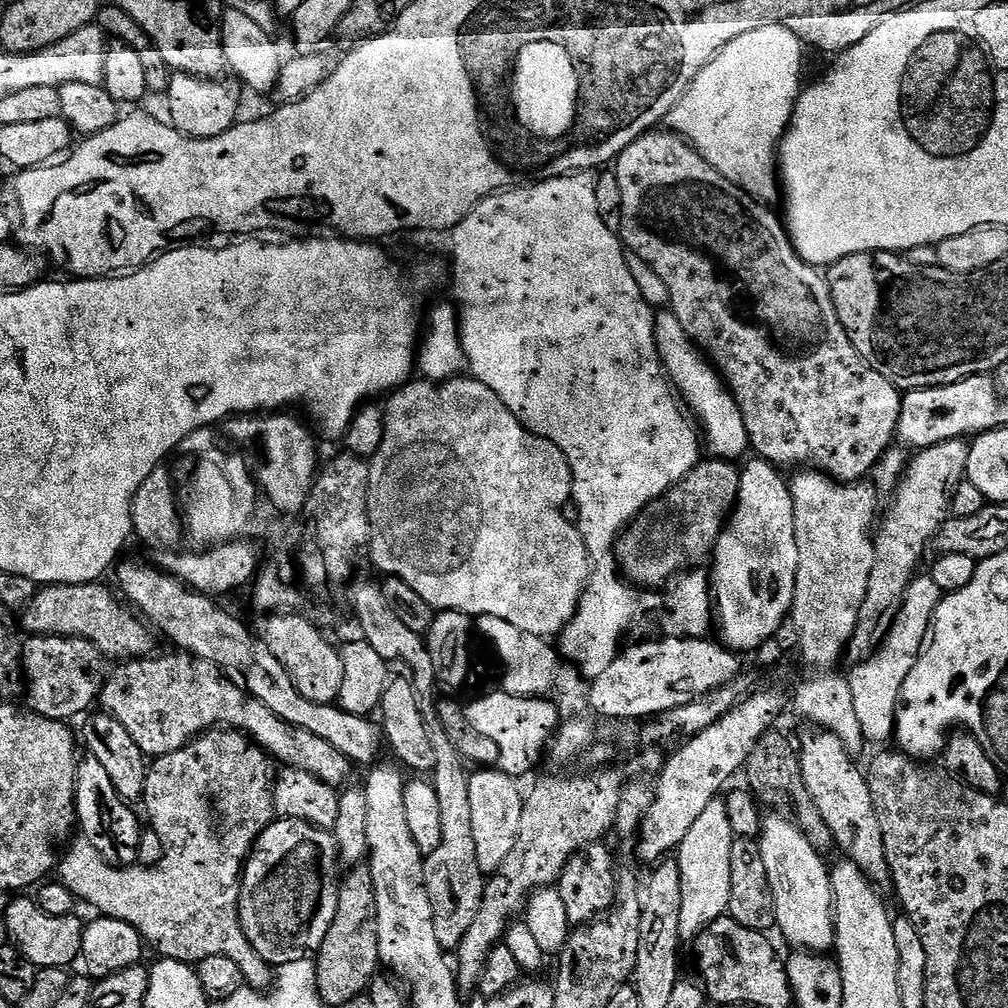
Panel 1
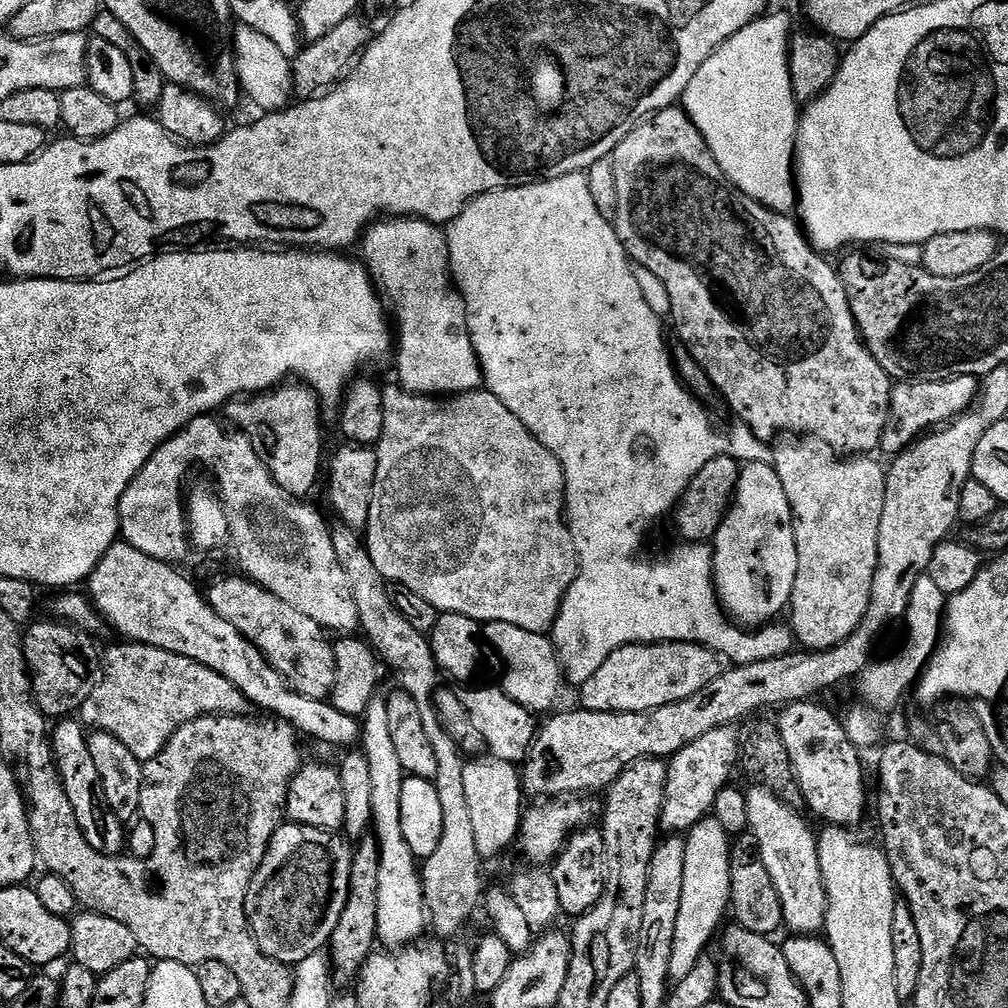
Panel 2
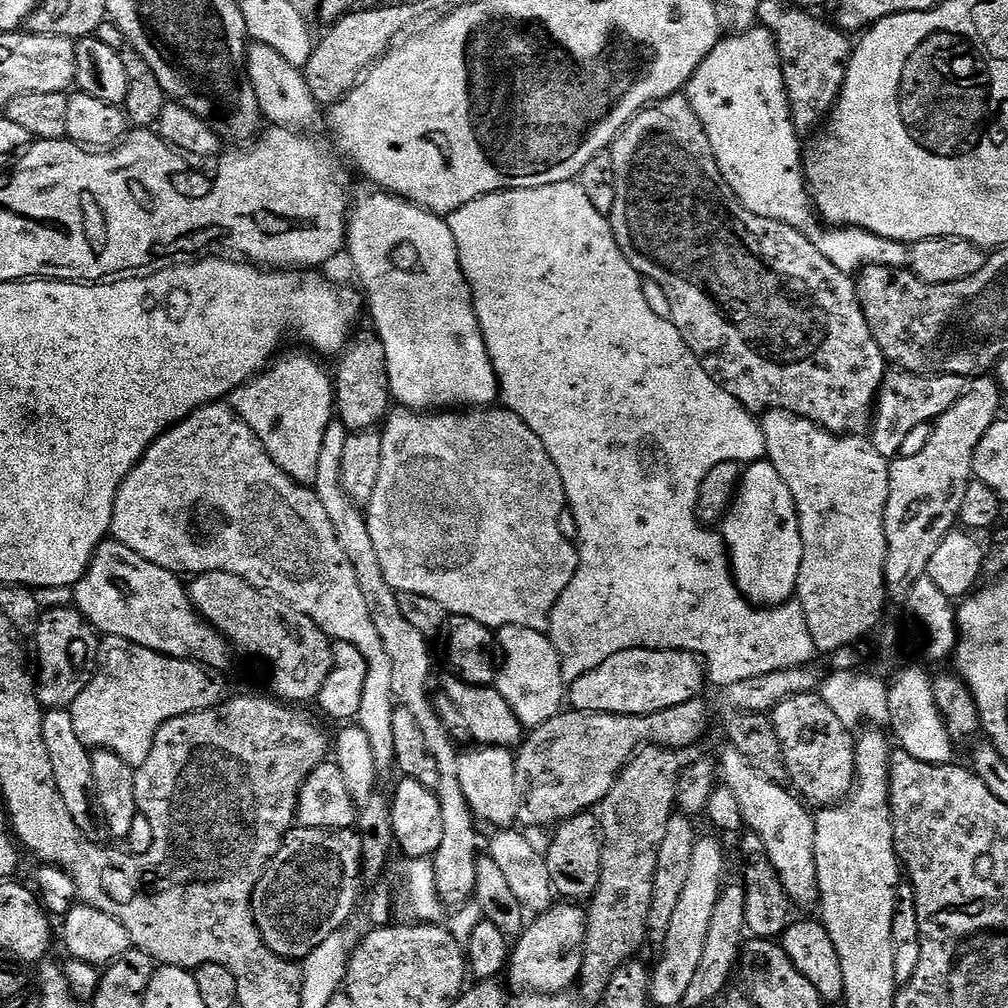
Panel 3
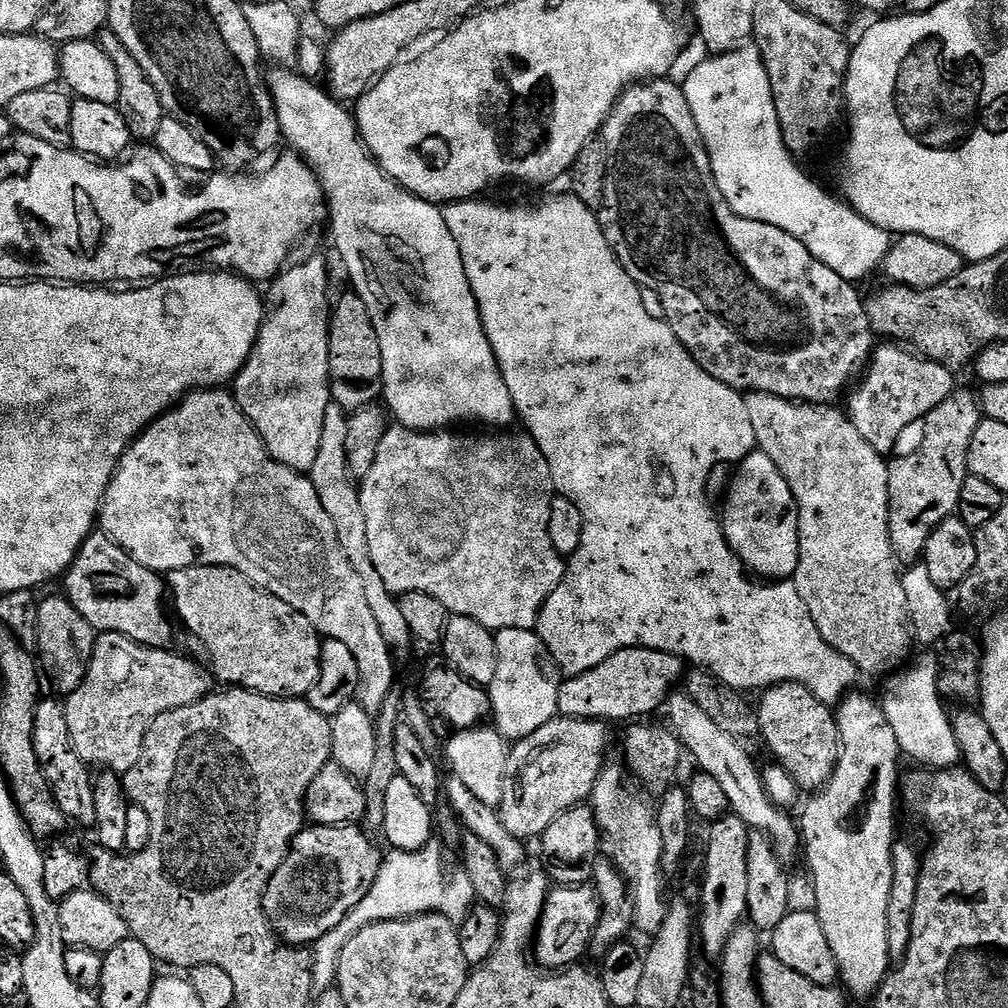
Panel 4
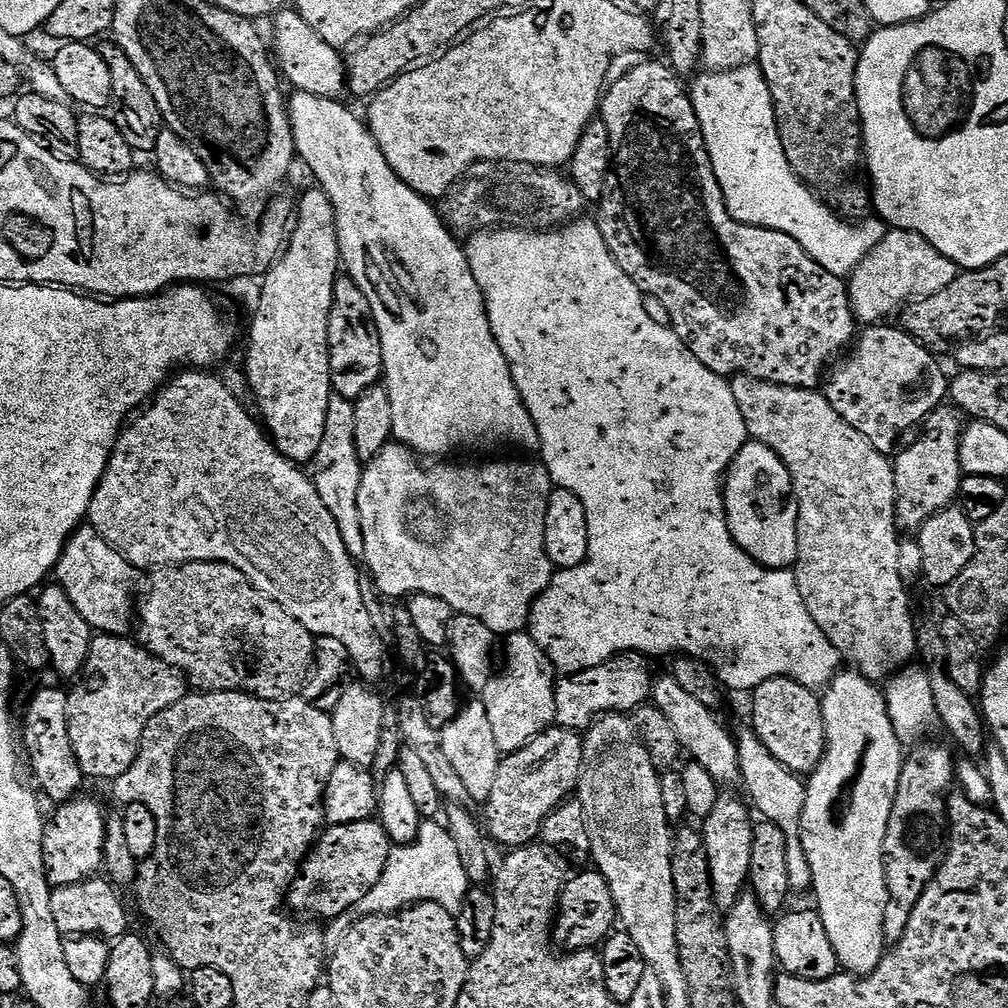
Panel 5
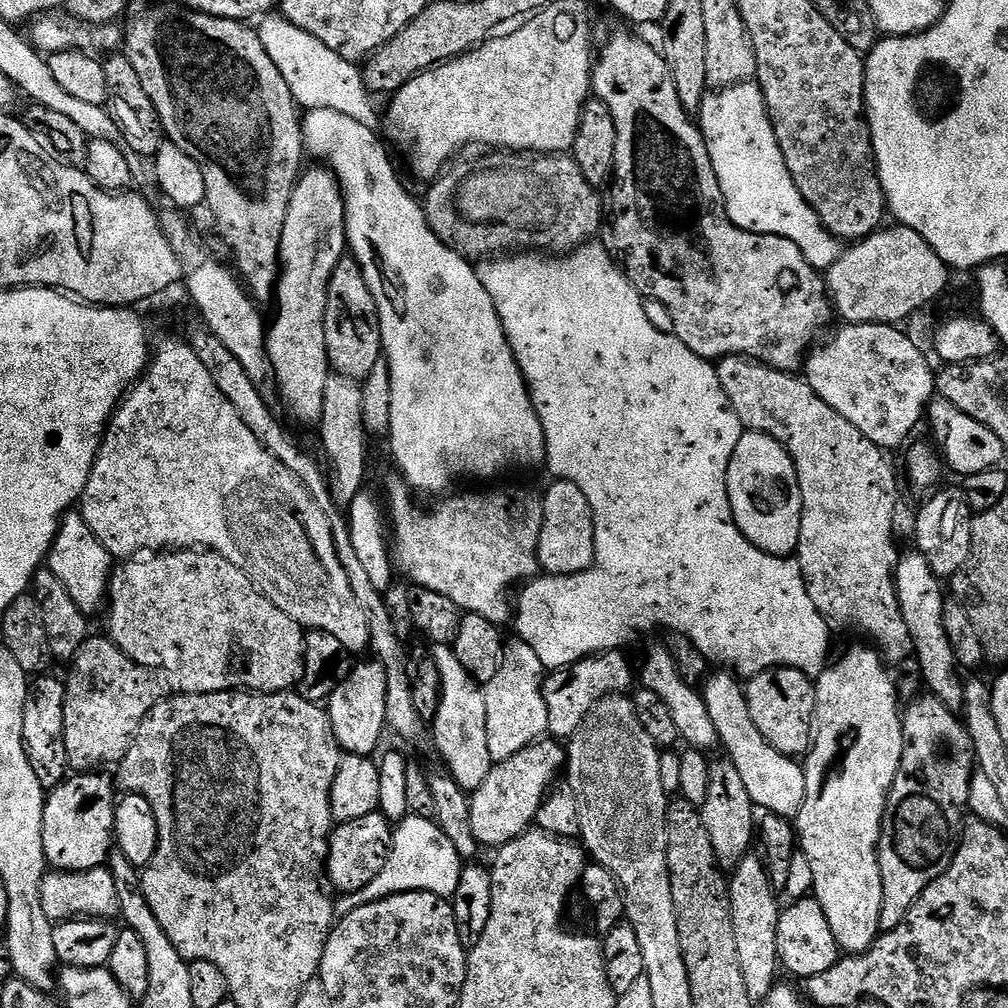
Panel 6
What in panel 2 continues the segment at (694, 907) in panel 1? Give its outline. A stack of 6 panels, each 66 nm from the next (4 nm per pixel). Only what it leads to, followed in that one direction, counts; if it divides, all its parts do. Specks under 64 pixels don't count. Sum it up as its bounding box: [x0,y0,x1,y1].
[669,818,732,981]

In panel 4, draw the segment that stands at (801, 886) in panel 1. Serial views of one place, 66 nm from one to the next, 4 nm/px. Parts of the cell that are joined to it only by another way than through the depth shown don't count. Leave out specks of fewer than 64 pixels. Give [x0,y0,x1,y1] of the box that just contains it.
[663,690,802,861]

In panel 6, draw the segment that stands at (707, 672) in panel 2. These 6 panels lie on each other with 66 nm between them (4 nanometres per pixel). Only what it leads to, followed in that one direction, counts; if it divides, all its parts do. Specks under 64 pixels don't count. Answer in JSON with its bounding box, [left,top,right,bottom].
[544,651,634,738]

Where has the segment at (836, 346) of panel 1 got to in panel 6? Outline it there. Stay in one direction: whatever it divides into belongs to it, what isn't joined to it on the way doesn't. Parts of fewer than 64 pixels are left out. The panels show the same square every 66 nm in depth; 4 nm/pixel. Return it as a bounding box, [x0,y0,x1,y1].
[591,32,834,373]

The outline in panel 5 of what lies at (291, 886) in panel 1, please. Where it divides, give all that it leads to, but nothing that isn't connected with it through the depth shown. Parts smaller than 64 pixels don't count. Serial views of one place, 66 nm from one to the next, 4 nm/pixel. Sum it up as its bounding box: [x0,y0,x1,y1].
[286,818,393,922]

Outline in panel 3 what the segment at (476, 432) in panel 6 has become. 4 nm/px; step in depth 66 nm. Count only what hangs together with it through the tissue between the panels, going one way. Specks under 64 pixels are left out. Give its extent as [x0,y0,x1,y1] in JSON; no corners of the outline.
[248,43,498,414]

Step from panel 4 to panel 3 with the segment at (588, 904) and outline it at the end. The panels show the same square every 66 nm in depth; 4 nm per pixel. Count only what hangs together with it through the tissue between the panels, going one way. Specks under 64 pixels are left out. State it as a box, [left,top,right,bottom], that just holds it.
[506,902,588,994]

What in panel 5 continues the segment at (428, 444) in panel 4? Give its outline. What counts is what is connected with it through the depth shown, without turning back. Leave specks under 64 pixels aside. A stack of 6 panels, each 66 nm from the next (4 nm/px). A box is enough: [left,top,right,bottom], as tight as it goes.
[358,442,554,638]

